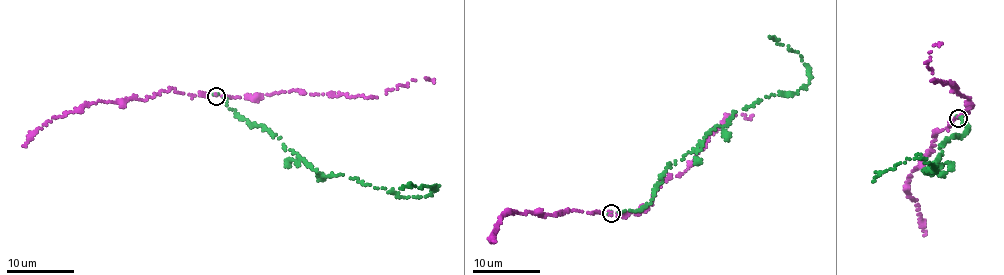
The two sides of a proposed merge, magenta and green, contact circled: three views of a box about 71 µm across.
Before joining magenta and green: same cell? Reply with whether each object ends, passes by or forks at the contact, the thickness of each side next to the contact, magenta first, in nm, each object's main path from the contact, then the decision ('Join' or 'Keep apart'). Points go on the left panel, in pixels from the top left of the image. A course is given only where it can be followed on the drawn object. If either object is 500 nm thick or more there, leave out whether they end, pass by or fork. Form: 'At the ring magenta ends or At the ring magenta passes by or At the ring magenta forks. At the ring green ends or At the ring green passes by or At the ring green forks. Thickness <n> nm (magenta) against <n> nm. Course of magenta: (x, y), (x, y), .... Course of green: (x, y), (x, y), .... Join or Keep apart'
At the ring magenta passes by. At the ring green ends. Thickness 160 nm (magenta) against 130 nm. Course of magenta: (216, 95), (246, 97), (292, 90), (313, 95), (373, 97), (399, 86), (425, 79), (434, 80). Course of green: (216, 95), (325, 176), (340, 174), (406, 198), (436, 189), (400, 187). Keep apart

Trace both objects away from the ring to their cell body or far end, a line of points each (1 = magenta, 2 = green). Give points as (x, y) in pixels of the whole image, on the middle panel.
1: (611, 214), (637, 213), (652, 202), (661, 183), (670, 175), (679, 175), (692, 163), (726, 115), (752, 117)
2: (611, 214), (650, 202), (667, 168), (726, 126), (733, 112), (808, 84), (801, 55), (768, 36)

